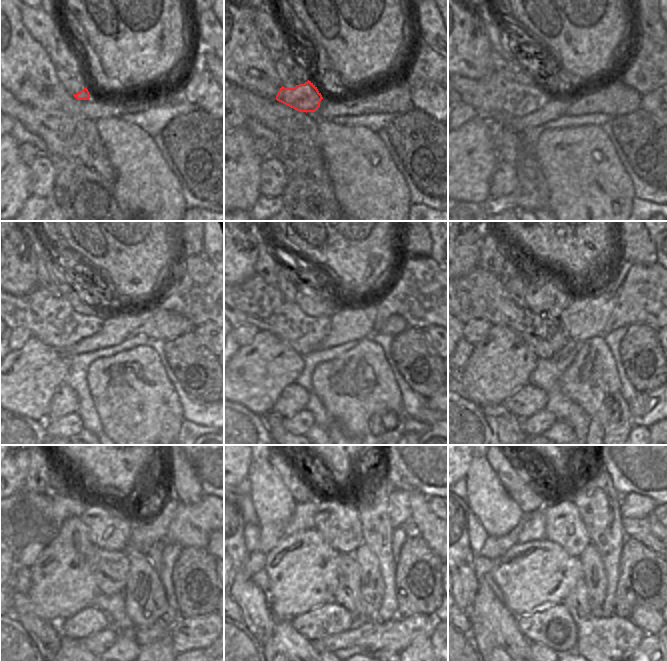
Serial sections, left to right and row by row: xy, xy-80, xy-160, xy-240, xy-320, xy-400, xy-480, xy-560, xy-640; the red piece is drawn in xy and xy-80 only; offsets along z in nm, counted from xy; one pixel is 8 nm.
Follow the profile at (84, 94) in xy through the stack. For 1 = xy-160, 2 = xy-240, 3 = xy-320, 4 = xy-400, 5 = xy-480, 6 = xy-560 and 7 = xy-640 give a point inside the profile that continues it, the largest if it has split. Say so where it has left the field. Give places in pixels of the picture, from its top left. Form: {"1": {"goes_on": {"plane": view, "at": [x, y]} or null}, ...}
{"1": {"goes_on": {"plane": "xy-160", "at": [491, 93]}}, "2": {"goes_on": {"plane": "xy-240", "at": [52, 320]}}, "3": {"goes_on": {"plane": "xy-320", "at": [253, 302]}}, "4": {"goes_on": {"plane": "xy-400", "at": [478, 294]}}, "5": {"goes_on": {"plane": "xy-480", "at": [39, 517]}}, "6": {"goes_on": {"plane": "xy-560", "at": [348, 590]}}, "7": {"goes_on": {"plane": "xy-640", "at": [602, 641]}}}

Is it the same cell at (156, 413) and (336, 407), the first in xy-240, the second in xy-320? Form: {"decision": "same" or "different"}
{"decision": "same"}

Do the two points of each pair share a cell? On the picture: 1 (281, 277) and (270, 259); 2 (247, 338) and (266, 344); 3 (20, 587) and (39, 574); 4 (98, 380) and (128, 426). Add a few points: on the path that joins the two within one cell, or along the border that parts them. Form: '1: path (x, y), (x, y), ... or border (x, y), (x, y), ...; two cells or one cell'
1: border (279, 260), (276, 264), (275, 286); two cells
2: border (260, 330), (250, 343), (240, 348); two cells
3: border (30, 568), (30, 588), (25, 593); two cells
4: path (109, 391), (128, 410), (128, 415); one cell

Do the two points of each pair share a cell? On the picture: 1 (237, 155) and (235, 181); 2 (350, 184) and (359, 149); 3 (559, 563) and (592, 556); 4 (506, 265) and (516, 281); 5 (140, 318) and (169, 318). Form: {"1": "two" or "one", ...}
{"1": "one", "2": "one", "3": "two", "4": "two", "5": "two"}

